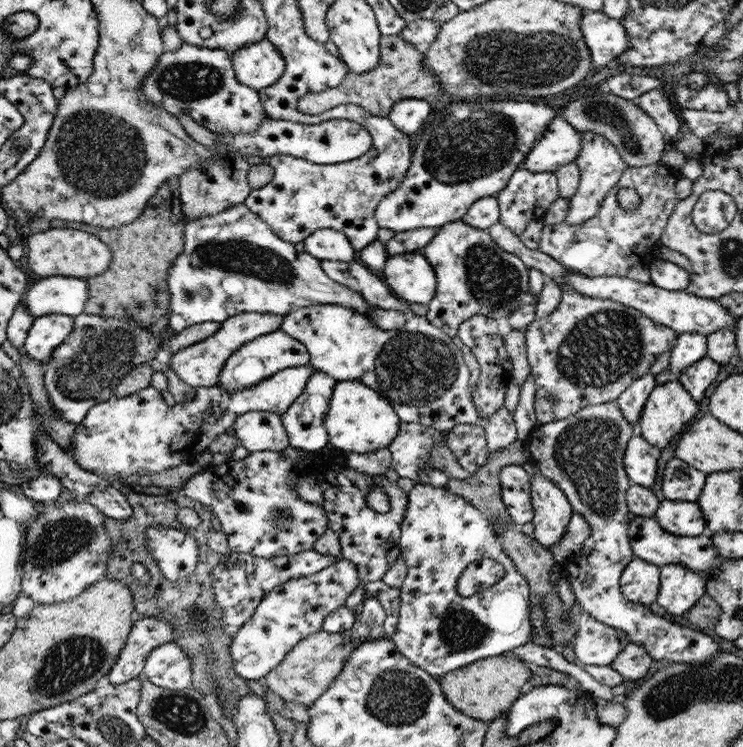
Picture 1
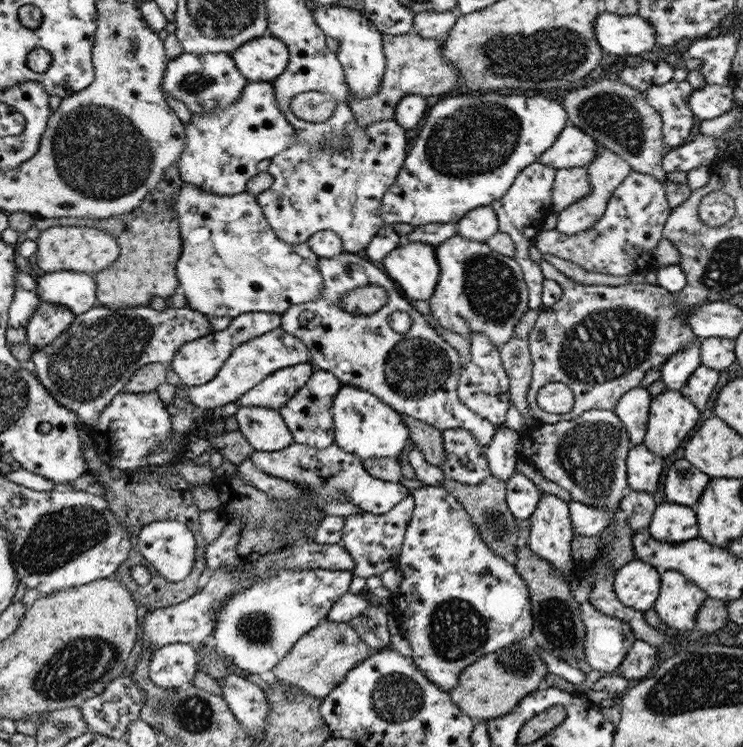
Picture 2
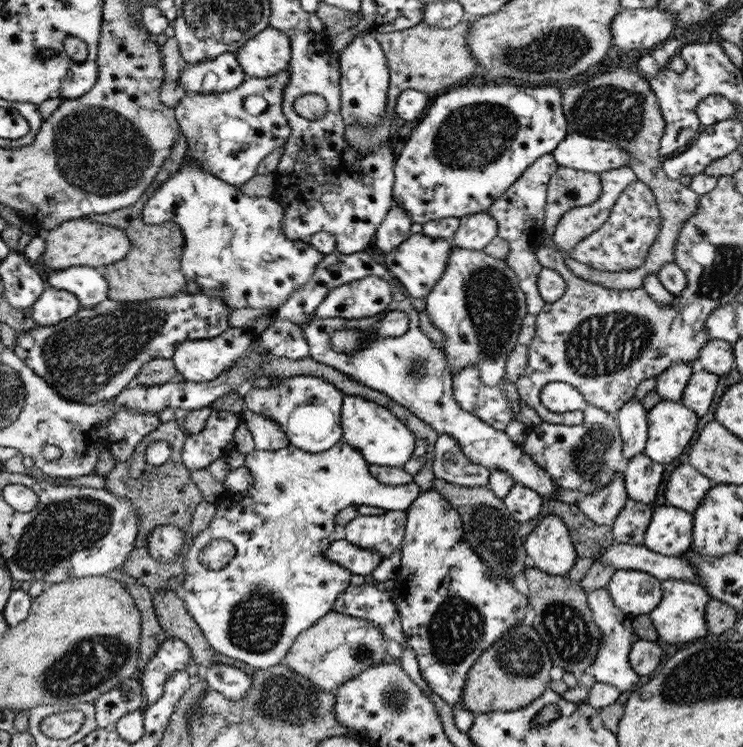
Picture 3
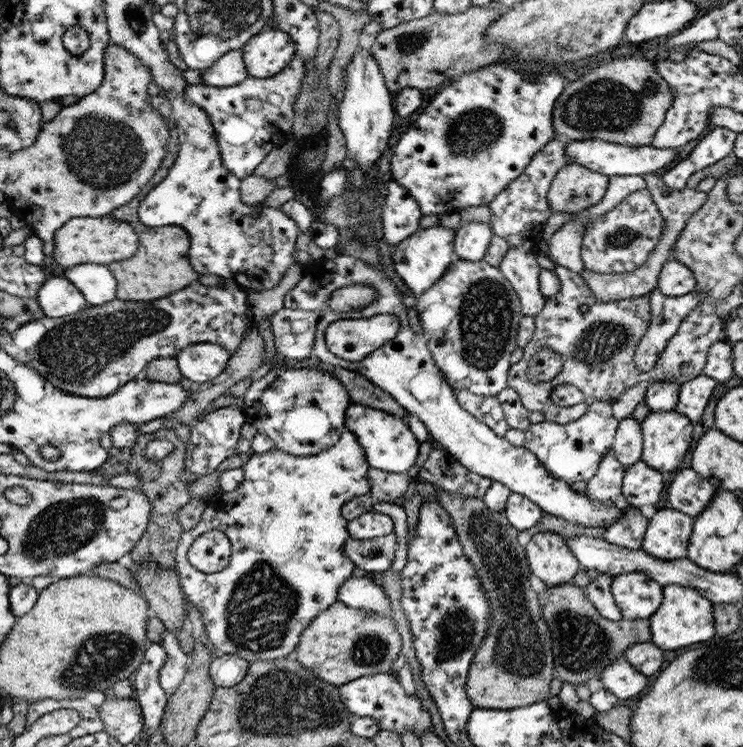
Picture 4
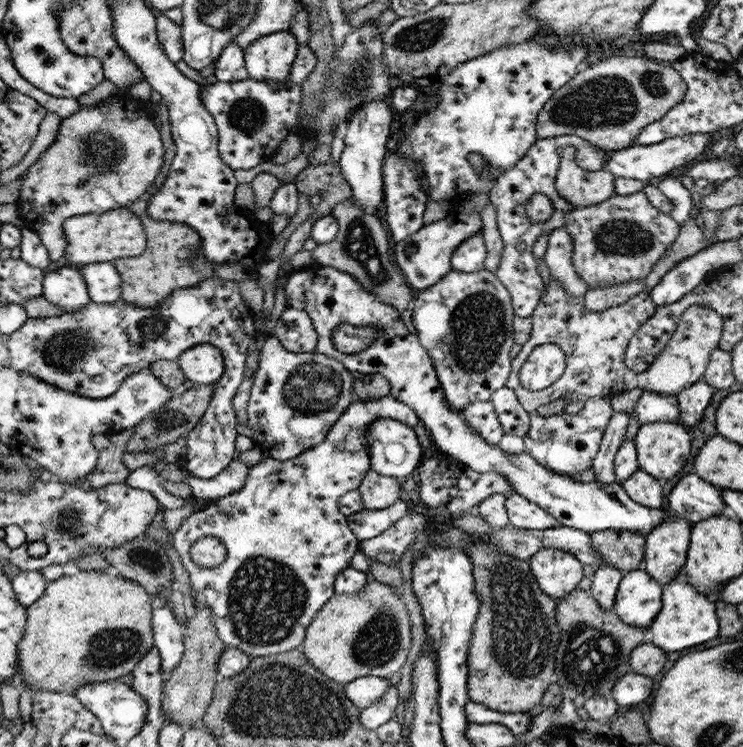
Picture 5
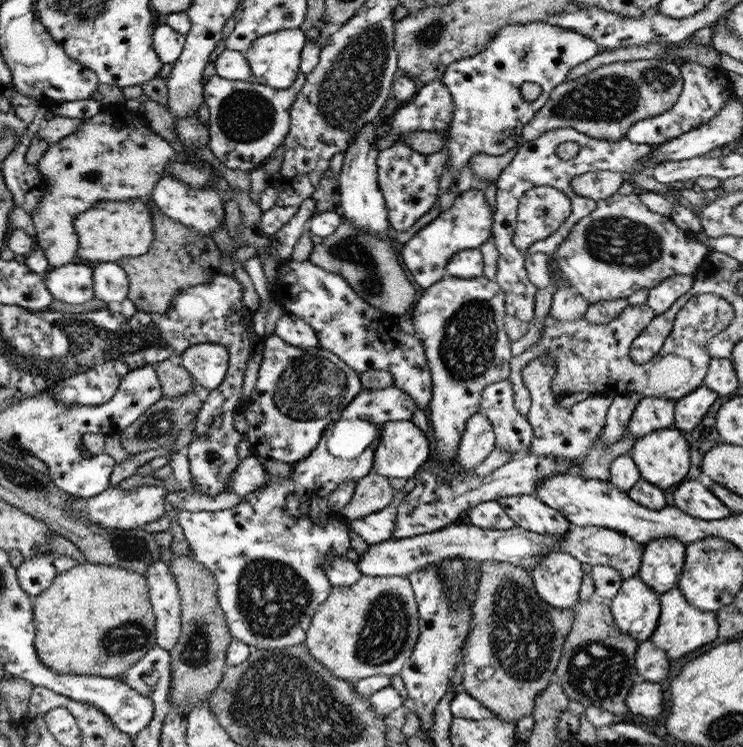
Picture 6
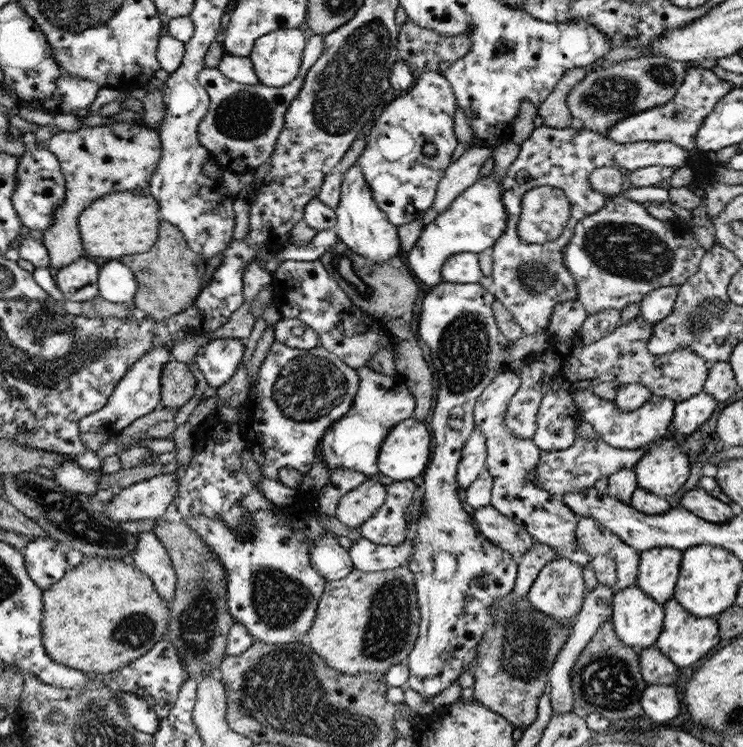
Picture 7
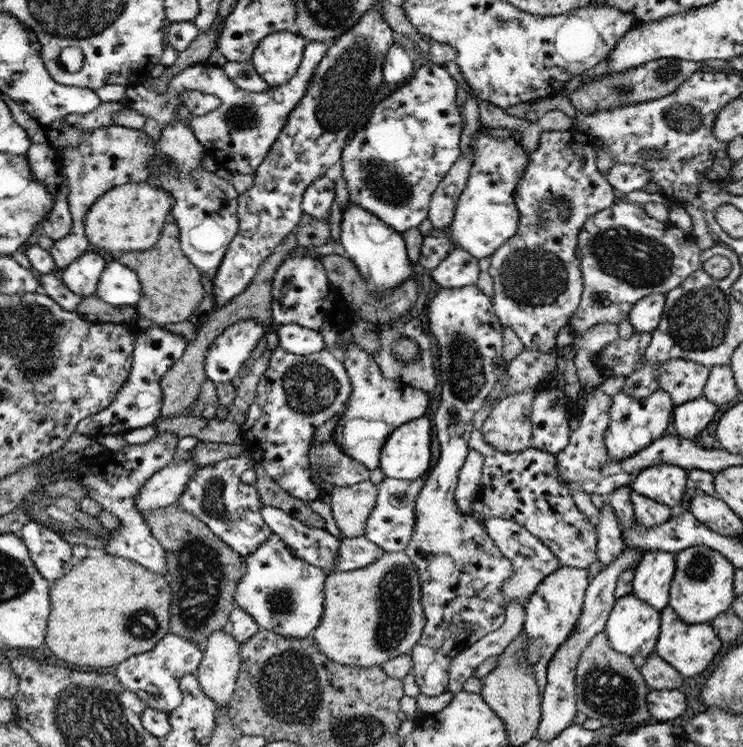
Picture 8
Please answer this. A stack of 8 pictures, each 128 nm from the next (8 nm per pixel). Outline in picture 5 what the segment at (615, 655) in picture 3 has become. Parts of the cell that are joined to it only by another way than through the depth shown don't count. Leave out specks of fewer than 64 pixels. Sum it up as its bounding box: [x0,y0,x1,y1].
[588,564,654,710]

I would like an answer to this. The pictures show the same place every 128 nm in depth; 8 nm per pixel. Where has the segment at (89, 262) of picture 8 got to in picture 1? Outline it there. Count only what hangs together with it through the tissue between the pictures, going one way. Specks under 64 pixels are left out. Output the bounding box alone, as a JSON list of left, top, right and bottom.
[25,314,73,364]

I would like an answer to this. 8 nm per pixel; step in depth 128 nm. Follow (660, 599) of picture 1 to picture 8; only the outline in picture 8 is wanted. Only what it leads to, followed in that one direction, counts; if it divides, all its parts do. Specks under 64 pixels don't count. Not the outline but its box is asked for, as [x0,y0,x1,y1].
[655,605,723,677]

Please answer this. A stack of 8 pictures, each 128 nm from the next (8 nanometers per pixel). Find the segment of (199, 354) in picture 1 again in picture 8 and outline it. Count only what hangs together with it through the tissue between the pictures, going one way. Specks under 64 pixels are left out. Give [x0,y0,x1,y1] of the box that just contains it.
[204,320,266,382]

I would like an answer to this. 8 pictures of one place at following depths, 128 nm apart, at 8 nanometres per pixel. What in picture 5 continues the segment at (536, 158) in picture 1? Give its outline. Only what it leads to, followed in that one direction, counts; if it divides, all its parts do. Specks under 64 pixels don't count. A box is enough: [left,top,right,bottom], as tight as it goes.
[605,132,712,182]

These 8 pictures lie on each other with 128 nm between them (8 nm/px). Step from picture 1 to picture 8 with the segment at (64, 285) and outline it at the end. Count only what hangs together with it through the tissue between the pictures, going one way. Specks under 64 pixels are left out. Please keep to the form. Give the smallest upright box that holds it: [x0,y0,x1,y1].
[95,262,145,307]

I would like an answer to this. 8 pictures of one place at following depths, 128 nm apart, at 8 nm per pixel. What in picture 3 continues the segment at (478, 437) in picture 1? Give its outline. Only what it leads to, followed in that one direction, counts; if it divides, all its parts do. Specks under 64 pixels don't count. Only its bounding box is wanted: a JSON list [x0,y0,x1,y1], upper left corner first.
[433,434,490,487]

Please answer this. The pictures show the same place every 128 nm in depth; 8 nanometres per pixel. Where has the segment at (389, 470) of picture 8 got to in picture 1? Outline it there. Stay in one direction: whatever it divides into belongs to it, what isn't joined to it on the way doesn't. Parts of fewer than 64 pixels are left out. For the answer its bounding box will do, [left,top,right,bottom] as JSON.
[324,380,401,452]

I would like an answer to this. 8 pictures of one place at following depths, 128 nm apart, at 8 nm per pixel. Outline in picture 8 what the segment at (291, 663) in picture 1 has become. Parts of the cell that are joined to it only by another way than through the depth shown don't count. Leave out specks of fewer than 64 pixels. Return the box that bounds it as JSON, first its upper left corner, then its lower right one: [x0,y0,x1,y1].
[311,551,425,666]

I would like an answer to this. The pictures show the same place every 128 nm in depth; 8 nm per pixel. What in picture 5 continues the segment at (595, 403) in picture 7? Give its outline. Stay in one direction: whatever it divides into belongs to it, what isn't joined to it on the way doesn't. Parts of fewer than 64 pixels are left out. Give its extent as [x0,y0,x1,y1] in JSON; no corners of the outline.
[633,391,679,426]

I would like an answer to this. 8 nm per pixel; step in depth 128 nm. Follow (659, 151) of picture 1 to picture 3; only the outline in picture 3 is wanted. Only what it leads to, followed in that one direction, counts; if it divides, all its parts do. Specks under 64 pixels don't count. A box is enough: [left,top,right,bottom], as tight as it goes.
[561,66,699,291]

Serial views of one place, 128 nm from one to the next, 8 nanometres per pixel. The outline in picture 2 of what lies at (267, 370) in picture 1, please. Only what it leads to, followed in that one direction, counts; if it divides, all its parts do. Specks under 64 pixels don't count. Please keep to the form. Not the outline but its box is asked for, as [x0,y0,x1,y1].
[175,326,310,409]

